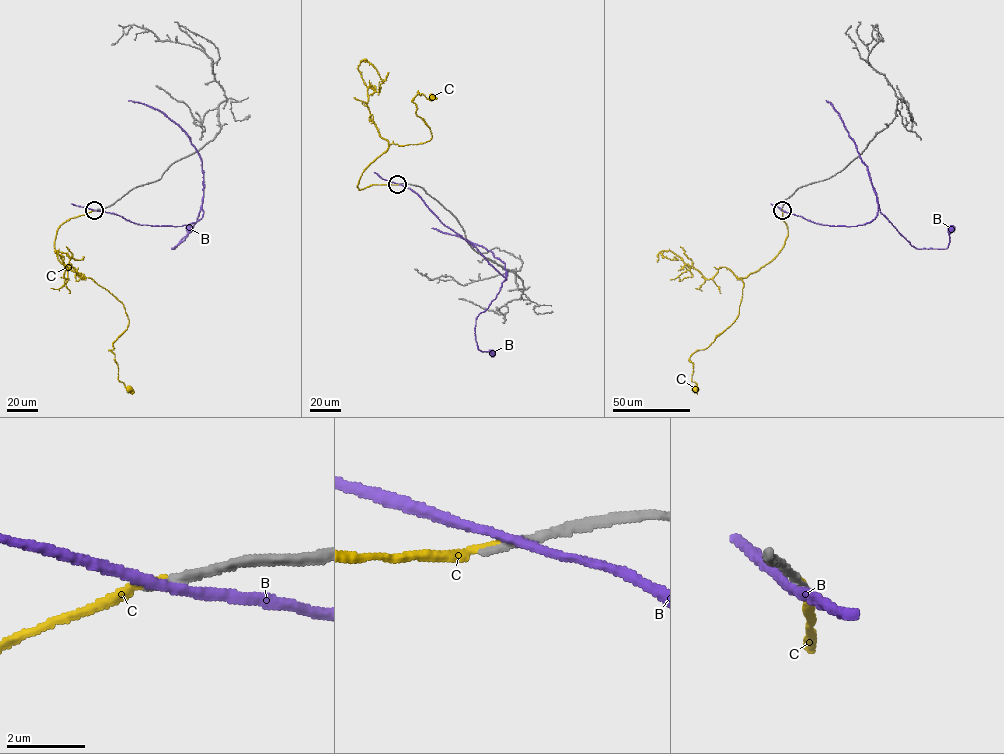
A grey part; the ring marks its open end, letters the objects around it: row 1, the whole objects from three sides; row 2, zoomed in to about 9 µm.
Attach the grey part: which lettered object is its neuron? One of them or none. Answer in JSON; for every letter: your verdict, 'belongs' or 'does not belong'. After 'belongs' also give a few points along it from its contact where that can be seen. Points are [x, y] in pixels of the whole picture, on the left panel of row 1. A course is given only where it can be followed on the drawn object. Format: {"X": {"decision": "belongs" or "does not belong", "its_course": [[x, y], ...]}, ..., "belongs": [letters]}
{"B": {"decision": "does not belong"}, "C": {"decision": "belongs", "its_course": [[95, 210], [66, 220], [54, 246], [63, 264], [123, 305], [128, 325], [109, 350], [128, 389]]}, "belongs": ["C"]}

